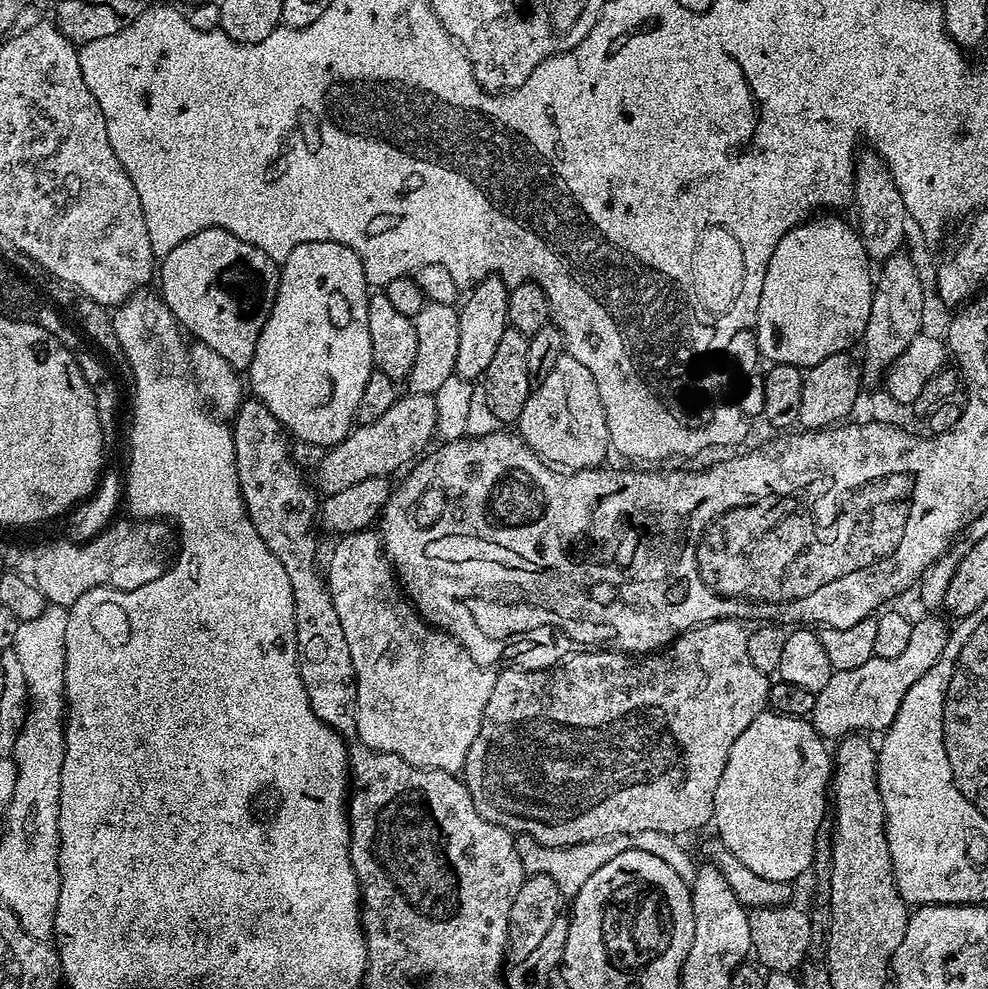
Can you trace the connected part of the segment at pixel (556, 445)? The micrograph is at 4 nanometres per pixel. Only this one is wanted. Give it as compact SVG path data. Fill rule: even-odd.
M565 354L558 358L554 370L529 392L518 421L518 435L541 460L557 469L601 467L605 463L604 455L609 455L610 445L606 414L602 410L602 398L598 398L598 386L594 386L594 374L573 356Z

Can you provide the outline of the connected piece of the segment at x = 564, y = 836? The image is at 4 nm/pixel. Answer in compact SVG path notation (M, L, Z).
M712 620L709 624L697 624L688 632L684 632L677 640L673 640L659 654L629 654L627 652L578 652L550 668L540 668L537 672L527 672L521 668L505 667L496 672L494 690L490 690L490 702L486 702L486 710L482 718L482 726L478 730L478 738L474 738L474 746L470 746L470 754L466 754L466 762L462 769L464 785L470 790L470 798L486 818L486 822L494 822L507 832L534 838L542 846L569 848L582 842L594 842L611 836L636 834L639 831L662 831L676 836L680 832L692 832L695 828L704 828L713 823L714 794L718 790L718 782L722 778L722 770L726 770L726 758L730 758L730 746L738 742L738 734L758 718L769 707L769 677L758 670L750 662L748 649L749 629L739 620Z

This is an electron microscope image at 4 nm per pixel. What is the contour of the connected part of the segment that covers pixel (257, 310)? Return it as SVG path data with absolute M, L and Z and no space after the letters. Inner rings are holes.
M221 228L198 230L198 234L174 246L174 250L167 252L159 261L158 284L159 280L160 299L189 337L196 336L192 338L220 354L232 368L246 370L250 366L262 326L266 326L266 318L270 318L270 310L278 294L280 269L270 254L258 250L258 246L250 246L250 242L242 242L242 238Z

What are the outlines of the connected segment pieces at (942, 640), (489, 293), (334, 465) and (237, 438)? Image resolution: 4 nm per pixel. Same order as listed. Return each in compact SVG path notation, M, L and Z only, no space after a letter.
M930 614L912 624L909 645L904 653L895 658L873 656L857 669L833 672L829 682L816 695L810 717L812 727L825 740L840 740L855 732L882 732L890 728L906 692L933 668L950 636L949 624L936 614Z
M497 275L487 276L467 293L468 301L459 305L458 311L458 360L455 375L466 381L476 382L483 377L486 366L490 366L498 351L498 341L502 339L508 323L509 287Z
M401 395L394 406L378 418L378 422L353 427L344 441L327 449L322 462L314 469L315 487L324 496L333 496L338 494L338 490L346 490L346 486L354 486L354 482L363 482L366 478L391 477L392 472L399 473L405 466L411 465L433 443L431 440L435 436L435 395Z
M244 398L237 407L230 424L234 438L234 458L238 470L238 486L244 499L244 509L248 511L248 520L258 530L266 546L282 562L290 578L296 603L296 657L300 663L300 677L308 695L314 714L326 726L341 734L352 734L356 730L356 675L350 658L350 646L346 646L346 634L338 622L338 610L334 610L332 592L328 581L322 575L316 561L318 535L312 527L318 524L318 492L311 483L304 481L305 473L291 458L290 436L284 427L266 410L261 400Z

